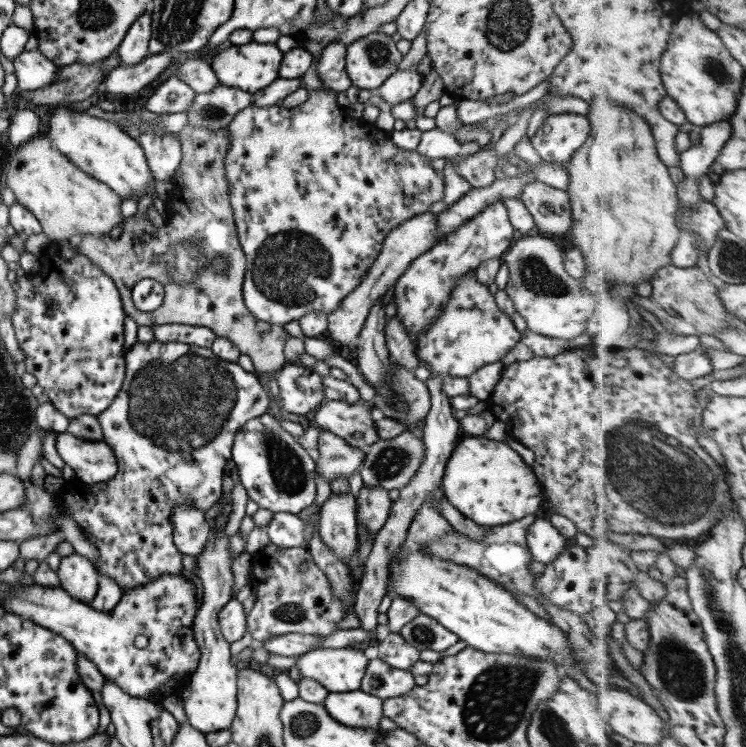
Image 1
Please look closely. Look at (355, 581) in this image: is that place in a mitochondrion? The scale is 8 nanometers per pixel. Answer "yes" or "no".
no

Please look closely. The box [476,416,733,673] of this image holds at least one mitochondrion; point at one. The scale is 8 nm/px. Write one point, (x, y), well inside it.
(667, 482)

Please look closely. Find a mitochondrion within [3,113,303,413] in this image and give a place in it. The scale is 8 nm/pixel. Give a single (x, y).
(183, 261)

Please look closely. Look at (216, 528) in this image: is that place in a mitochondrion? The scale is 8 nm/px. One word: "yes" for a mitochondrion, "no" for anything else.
no

